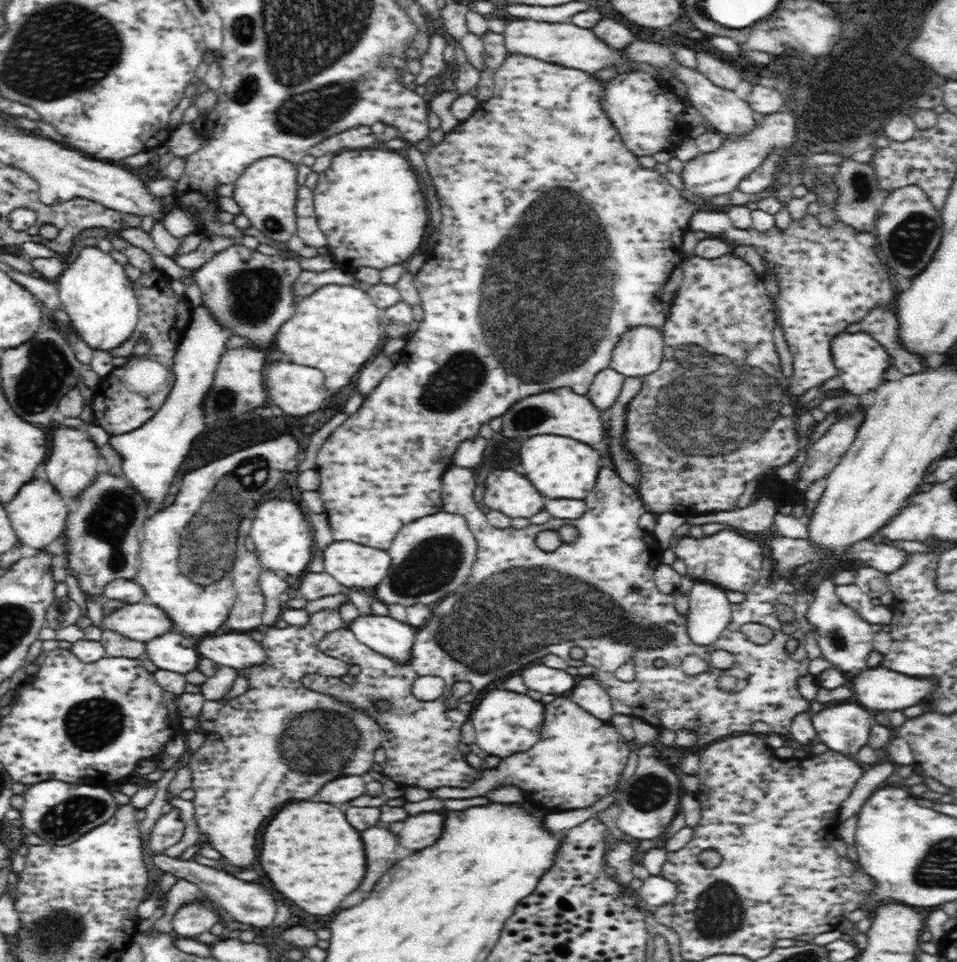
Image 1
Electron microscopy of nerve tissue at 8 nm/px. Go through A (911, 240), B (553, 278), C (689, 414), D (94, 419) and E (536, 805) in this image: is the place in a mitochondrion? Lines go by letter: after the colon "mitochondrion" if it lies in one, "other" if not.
A: mitochondrion
B: mitochondrion
C: mitochondrion
D: other
E: other

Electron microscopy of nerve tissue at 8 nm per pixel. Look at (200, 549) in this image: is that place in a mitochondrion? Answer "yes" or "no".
yes

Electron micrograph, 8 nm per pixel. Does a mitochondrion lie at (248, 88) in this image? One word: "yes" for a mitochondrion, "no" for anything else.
yes

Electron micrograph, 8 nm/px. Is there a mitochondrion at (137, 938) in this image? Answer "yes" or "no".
no

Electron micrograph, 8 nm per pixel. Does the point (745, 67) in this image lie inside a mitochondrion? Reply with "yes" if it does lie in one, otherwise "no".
no

